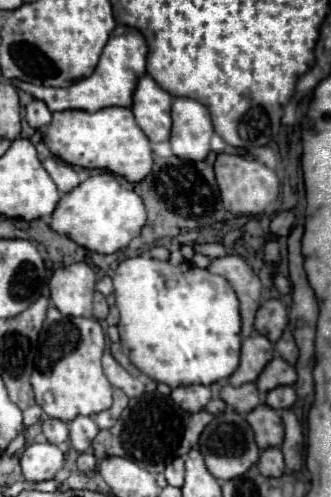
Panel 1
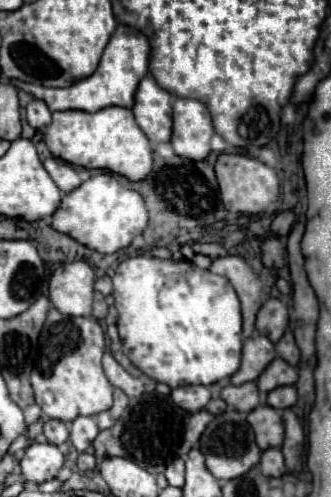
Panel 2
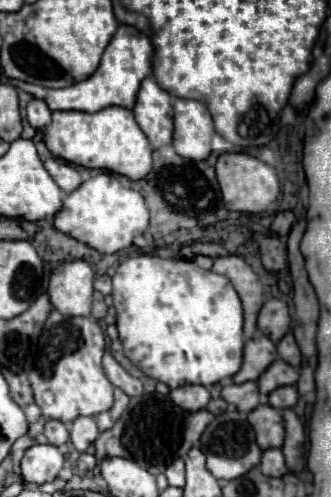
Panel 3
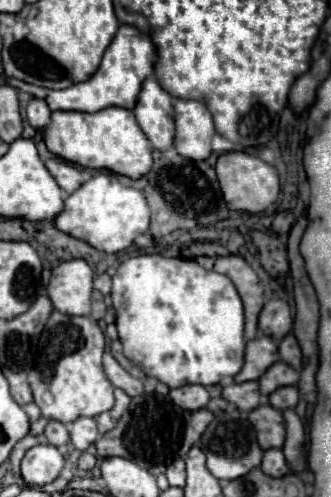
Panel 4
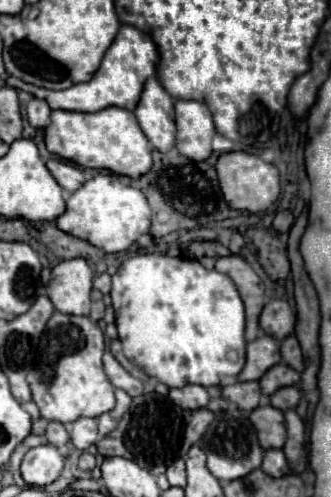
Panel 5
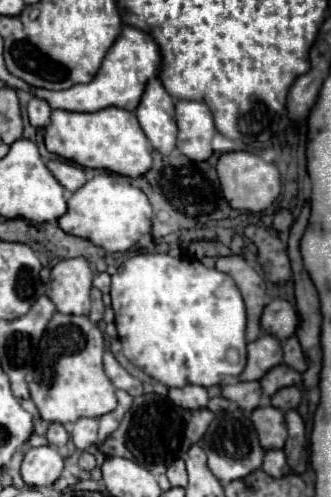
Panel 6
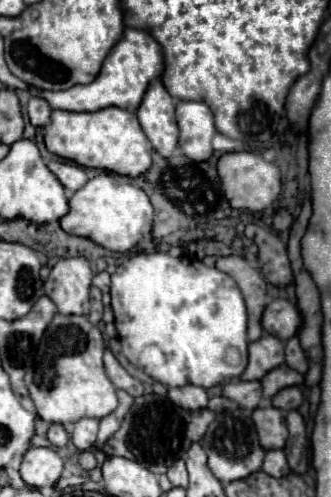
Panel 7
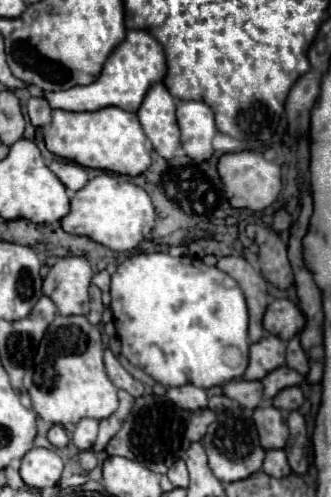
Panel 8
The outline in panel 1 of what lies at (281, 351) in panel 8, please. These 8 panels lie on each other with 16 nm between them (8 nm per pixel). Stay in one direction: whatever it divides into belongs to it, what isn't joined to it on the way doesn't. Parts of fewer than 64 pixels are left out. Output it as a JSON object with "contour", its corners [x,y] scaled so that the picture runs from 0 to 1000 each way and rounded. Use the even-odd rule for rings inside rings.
{"contour":[[[755,676],[731,688],[731,720],[719,744],[695,757],[701,777],[725,777],[743,769],[767,769],[798,736],[828,720],[828,700],[822,688],[804,676]]]}

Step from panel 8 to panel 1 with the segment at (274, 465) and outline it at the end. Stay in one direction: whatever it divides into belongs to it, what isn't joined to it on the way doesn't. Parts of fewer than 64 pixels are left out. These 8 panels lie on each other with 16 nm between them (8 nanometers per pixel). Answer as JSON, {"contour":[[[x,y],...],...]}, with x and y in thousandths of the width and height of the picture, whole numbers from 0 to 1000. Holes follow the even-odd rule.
{"contour":[[[804,901],[804,905],[785,913],[779,942],[785,942],[785,950],[792,950],[798,958],[846,962],[846,958],[858,954],[858,946],[864,946],[846,901]]]}

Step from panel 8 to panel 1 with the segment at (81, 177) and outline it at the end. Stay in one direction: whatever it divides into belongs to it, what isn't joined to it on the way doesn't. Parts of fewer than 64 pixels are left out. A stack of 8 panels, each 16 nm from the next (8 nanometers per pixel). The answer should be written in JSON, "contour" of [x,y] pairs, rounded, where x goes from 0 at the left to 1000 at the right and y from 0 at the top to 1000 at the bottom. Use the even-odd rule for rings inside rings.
{"contour":[[[139,318],[127,326],[127,334],[157,354],[157,362],[169,366],[169,374],[175,374],[175,382],[187,390],[224,382],[242,370],[242,358],[236,358],[230,342],[211,330],[199,330],[193,322],[181,322],[181,318]]]}

